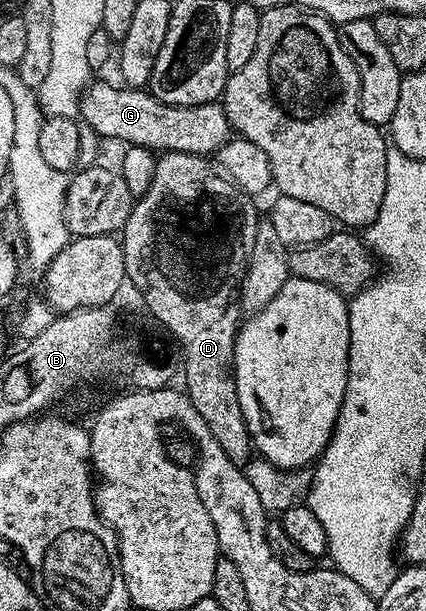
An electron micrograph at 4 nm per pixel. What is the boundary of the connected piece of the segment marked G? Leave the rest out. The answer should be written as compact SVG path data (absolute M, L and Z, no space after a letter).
M92 81L79 98L79 118L86 129L95 131L100 139L116 138L127 146L144 146L152 152L185 152L186 154L214 155L233 136L231 121L218 101L196 106L167 106L143 88L132 88L126 84L114 86L111 82Z

